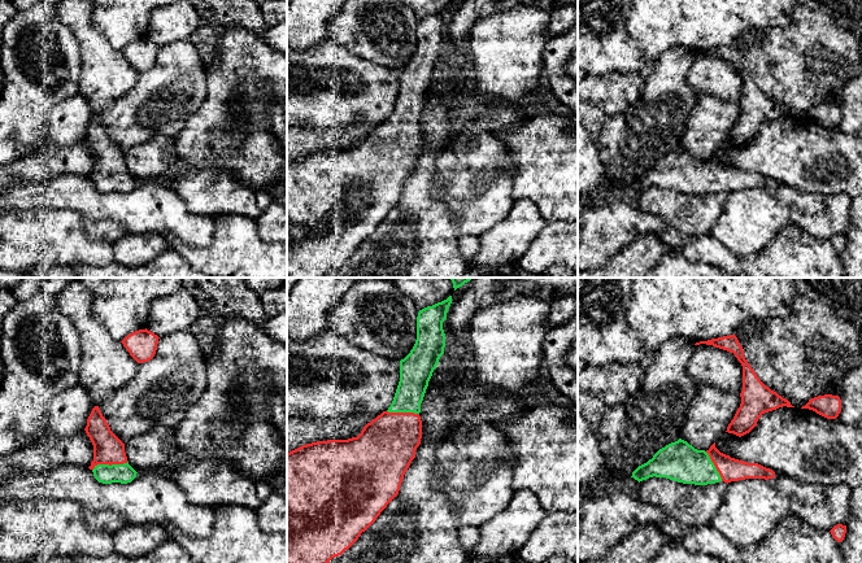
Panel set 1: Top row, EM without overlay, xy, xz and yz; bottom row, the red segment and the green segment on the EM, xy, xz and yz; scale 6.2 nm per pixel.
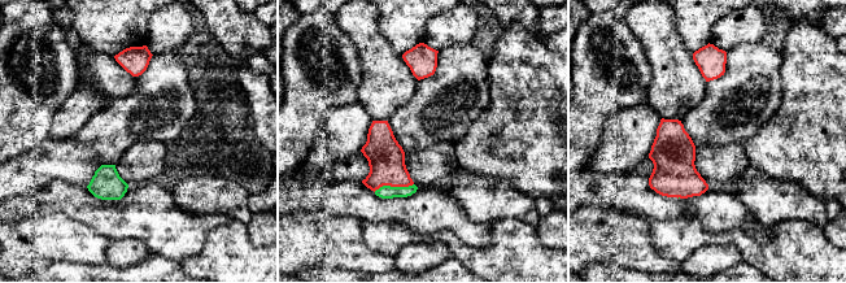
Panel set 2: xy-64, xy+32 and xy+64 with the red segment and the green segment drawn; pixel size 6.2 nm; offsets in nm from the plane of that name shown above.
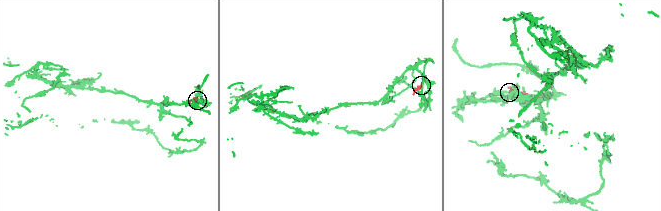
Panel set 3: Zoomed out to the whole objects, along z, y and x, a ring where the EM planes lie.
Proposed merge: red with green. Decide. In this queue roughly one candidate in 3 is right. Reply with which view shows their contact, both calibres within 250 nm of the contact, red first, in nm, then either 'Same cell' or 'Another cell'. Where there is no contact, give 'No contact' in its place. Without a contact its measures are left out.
Touches red in xy. Thickness 190 nm (red) against 120 nm. Same cell

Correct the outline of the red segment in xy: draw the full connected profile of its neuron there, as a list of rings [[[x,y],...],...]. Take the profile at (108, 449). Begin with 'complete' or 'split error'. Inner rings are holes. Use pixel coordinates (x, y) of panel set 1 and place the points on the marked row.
split error; [[[95,406],[84,428],[93,445],[93,461],[88,467],[95,479],[103,484],[131,483],[136,471],[129,464],[125,444],[110,431],[99,406]]]

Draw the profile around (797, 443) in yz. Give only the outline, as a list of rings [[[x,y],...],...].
[[[783,406],[762,414],[757,425],[741,437],[724,432],[715,441],[715,448],[731,458],[758,463],[802,483],[845,483],[852,489],[862,485],[862,422],[845,424],[837,418],[827,419],[809,409]]]

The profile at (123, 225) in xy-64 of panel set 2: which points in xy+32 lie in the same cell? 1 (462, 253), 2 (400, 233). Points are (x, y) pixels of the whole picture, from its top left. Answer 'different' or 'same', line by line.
1: different
2: different

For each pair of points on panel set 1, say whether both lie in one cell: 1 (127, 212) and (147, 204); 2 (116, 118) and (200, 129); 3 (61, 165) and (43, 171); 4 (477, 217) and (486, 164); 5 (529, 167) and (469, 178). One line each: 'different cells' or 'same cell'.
1: same cell
2: different cells
3: same cell
4: same cell
5: different cells

